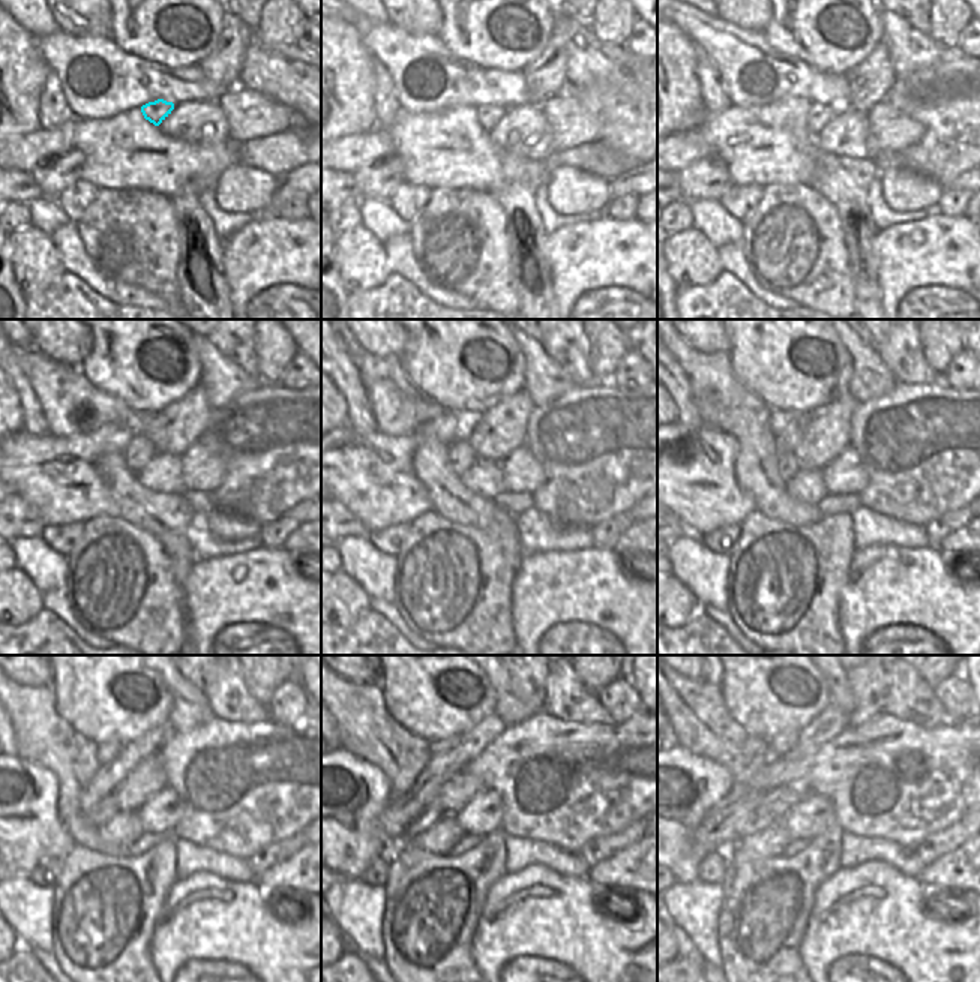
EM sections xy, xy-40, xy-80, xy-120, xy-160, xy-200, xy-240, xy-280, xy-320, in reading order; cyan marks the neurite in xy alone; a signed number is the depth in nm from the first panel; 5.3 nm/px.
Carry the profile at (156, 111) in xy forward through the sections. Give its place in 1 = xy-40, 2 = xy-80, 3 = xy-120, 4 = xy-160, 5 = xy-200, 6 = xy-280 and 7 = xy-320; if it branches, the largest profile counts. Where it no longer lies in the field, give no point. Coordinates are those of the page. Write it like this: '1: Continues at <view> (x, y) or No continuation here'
1: Continues at xy-40 (488, 116)
2: Continues at xy-80 (818, 114)
3: Continues at xy-120 (138, 452)
4: Continues at xy-160 (459, 455)
5: Continues at xy-200 (788, 467)
6: Continues at xy-280 (419, 819)
7: Continues at xy-320 (755, 819)

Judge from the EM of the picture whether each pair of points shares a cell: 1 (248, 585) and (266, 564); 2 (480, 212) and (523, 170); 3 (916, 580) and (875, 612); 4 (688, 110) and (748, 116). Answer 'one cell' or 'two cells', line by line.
1: one cell
2: two cells
3: one cell
4: two cells

